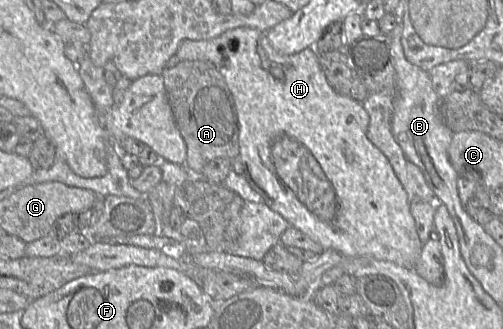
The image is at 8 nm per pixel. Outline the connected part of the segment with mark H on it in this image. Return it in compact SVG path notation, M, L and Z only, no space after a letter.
M237 27L227 30L219 37L210 40L184 40L179 45L176 56L181 61L210 61L224 77L237 108L240 157L244 165L245 178L251 188L264 198L264 202L268 207L282 215L291 227L308 235L325 250L335 250L346 256L369 256L407 268L414 267L421 254L423 244L419 239L415 220L410 212L407 192L397 178L387 157L368 139L367 129L370 118L363 104L341 95L333 89L322 70L319 55L314 47L307 48L294 55L283 55L274 50L265 32L249 27Z

